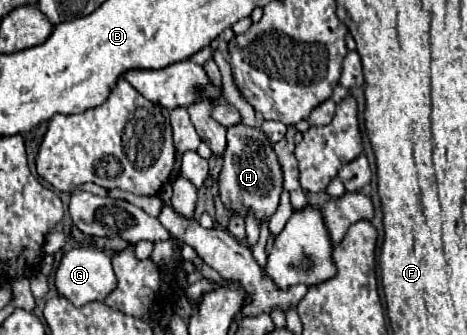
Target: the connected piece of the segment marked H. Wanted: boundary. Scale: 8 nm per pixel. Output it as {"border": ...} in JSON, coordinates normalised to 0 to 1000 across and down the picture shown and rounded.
{"border":[[[505,370],[488,382],[488,436],[480,460],[480,501],[471,519],[471,591],[484,621],[527,639],[531,621],[544,627],[552,657],[574,657],[595,615],[595,591],[604,573],[604,507],[595,472],[565,406],[561,388],[531,382],[522,370]]]}

